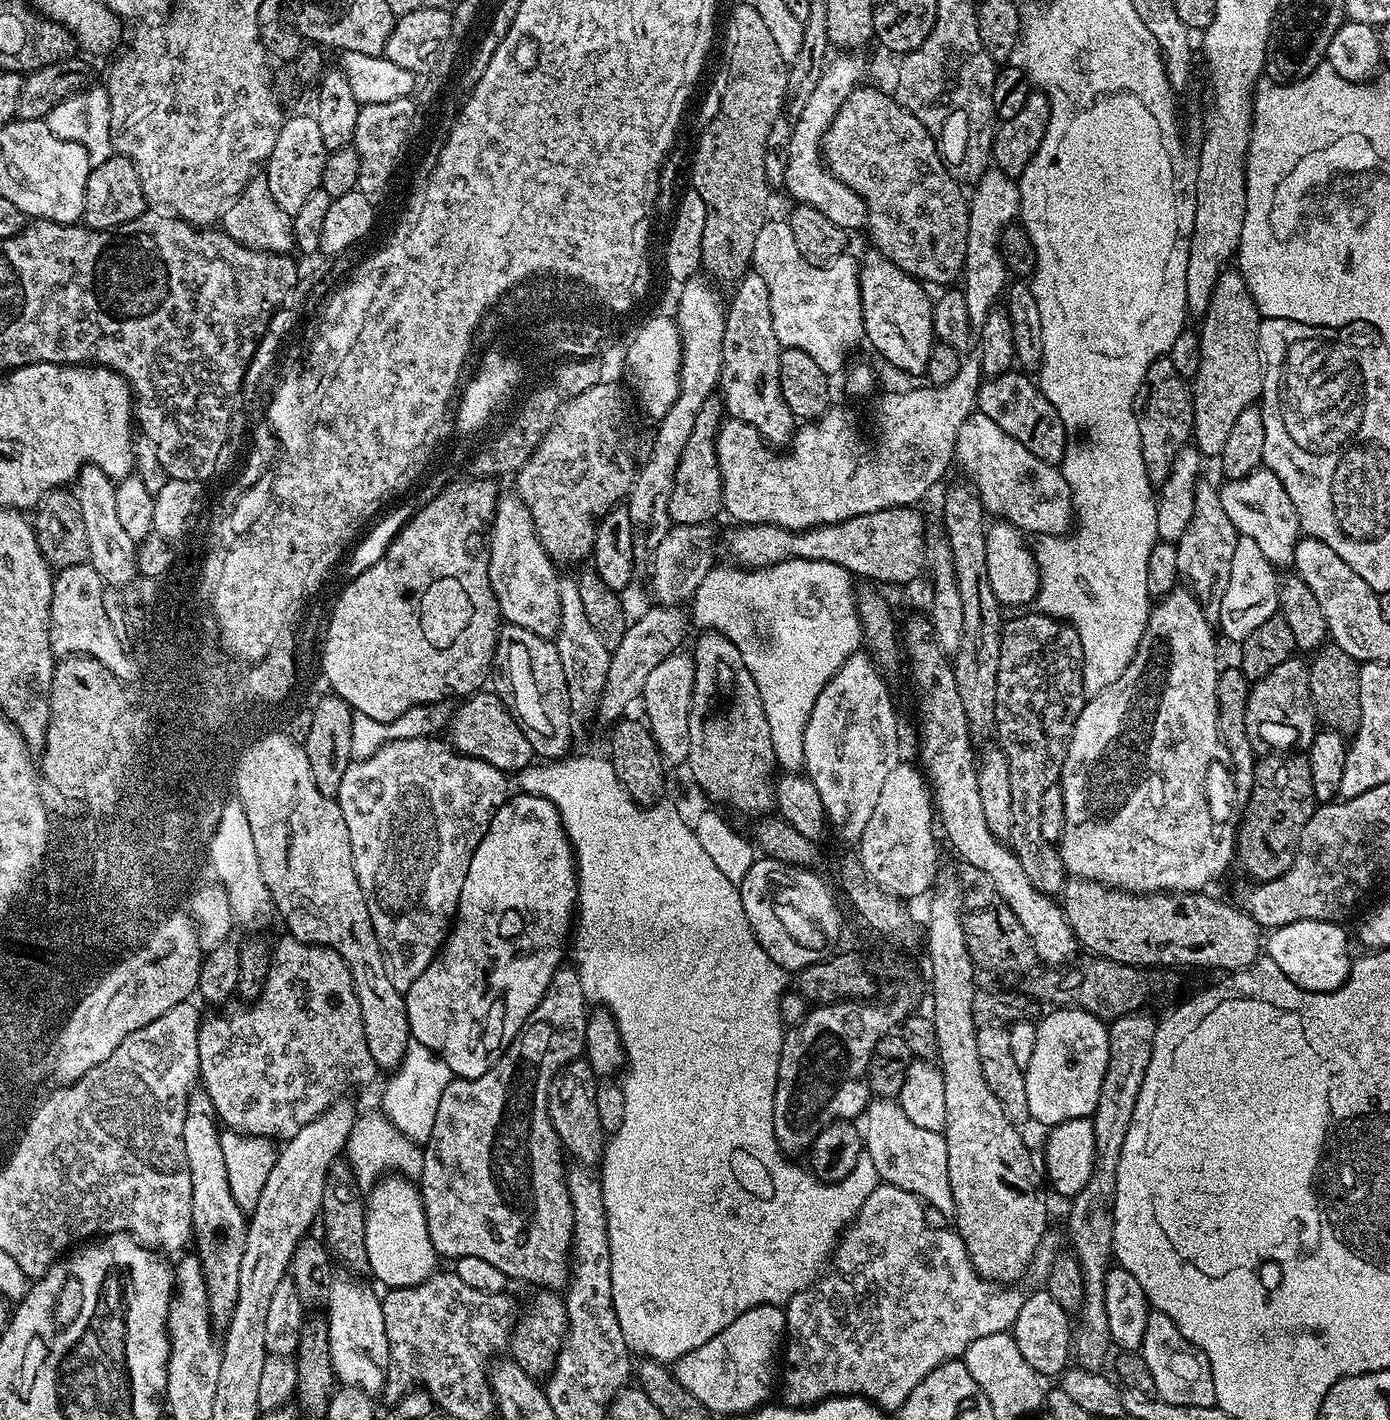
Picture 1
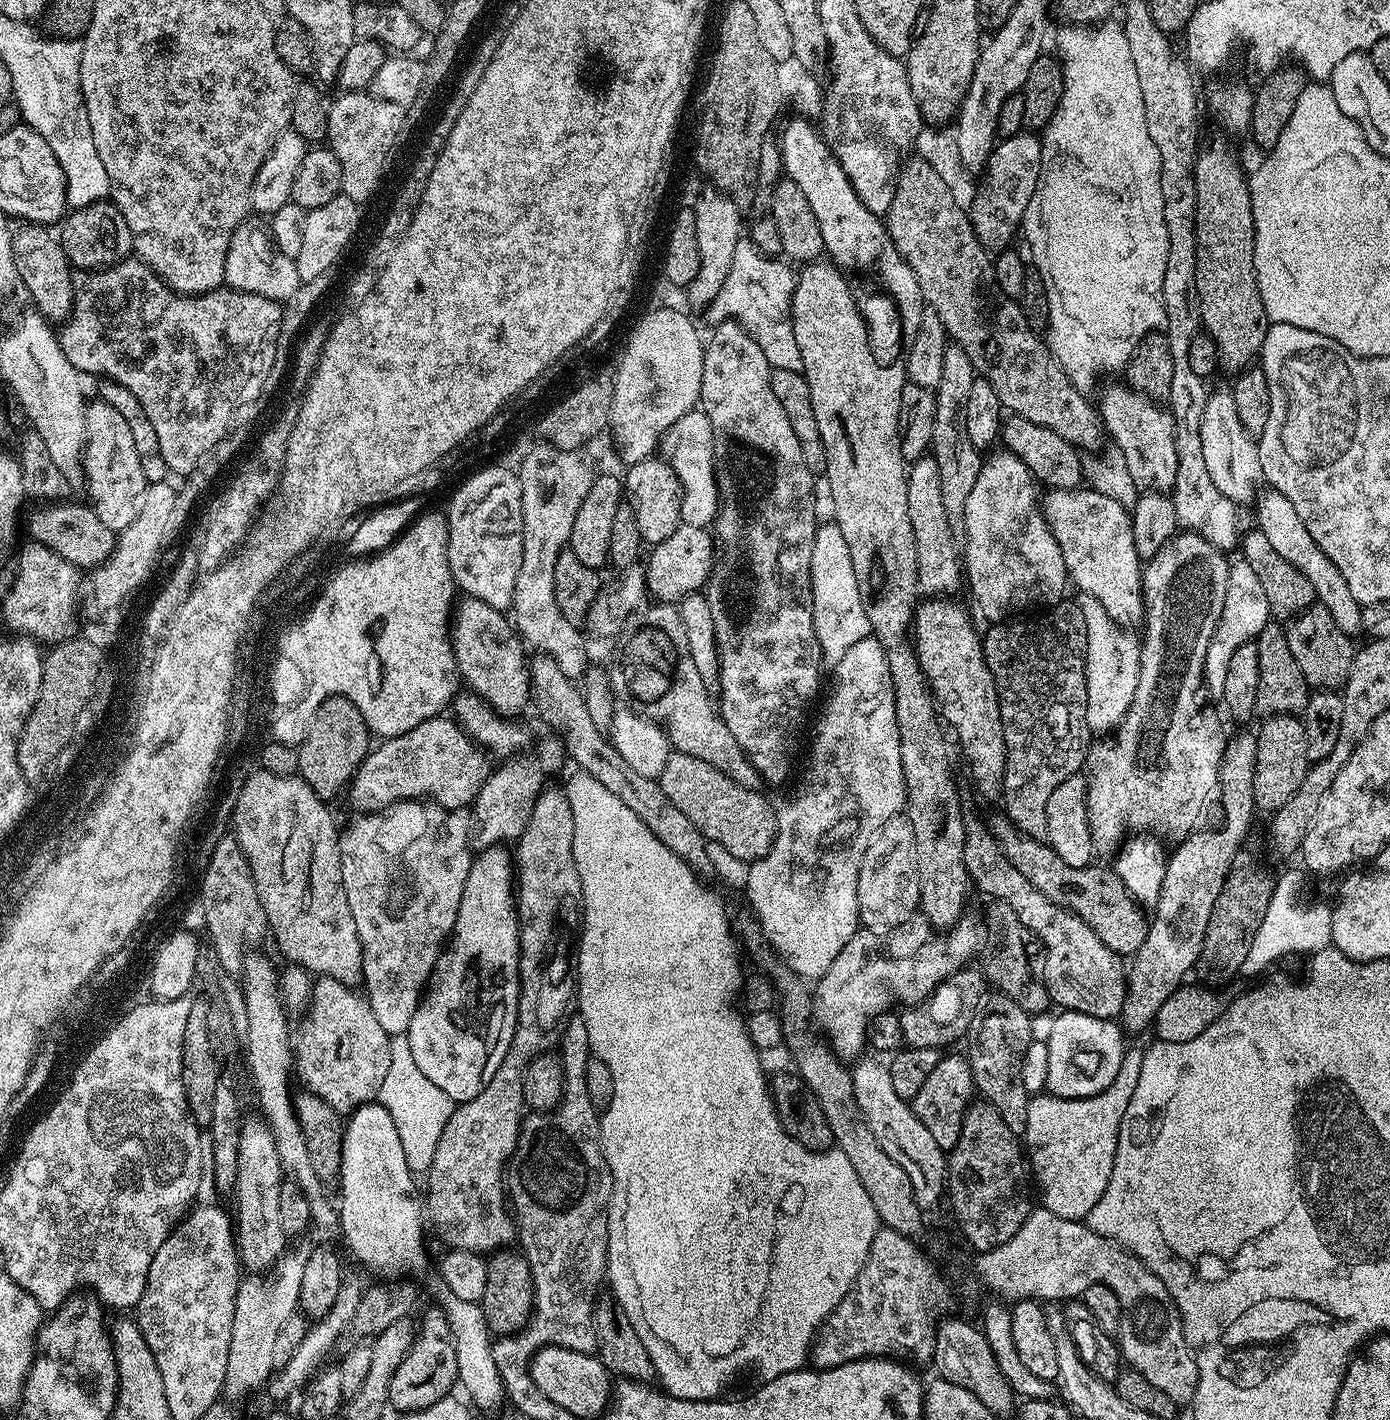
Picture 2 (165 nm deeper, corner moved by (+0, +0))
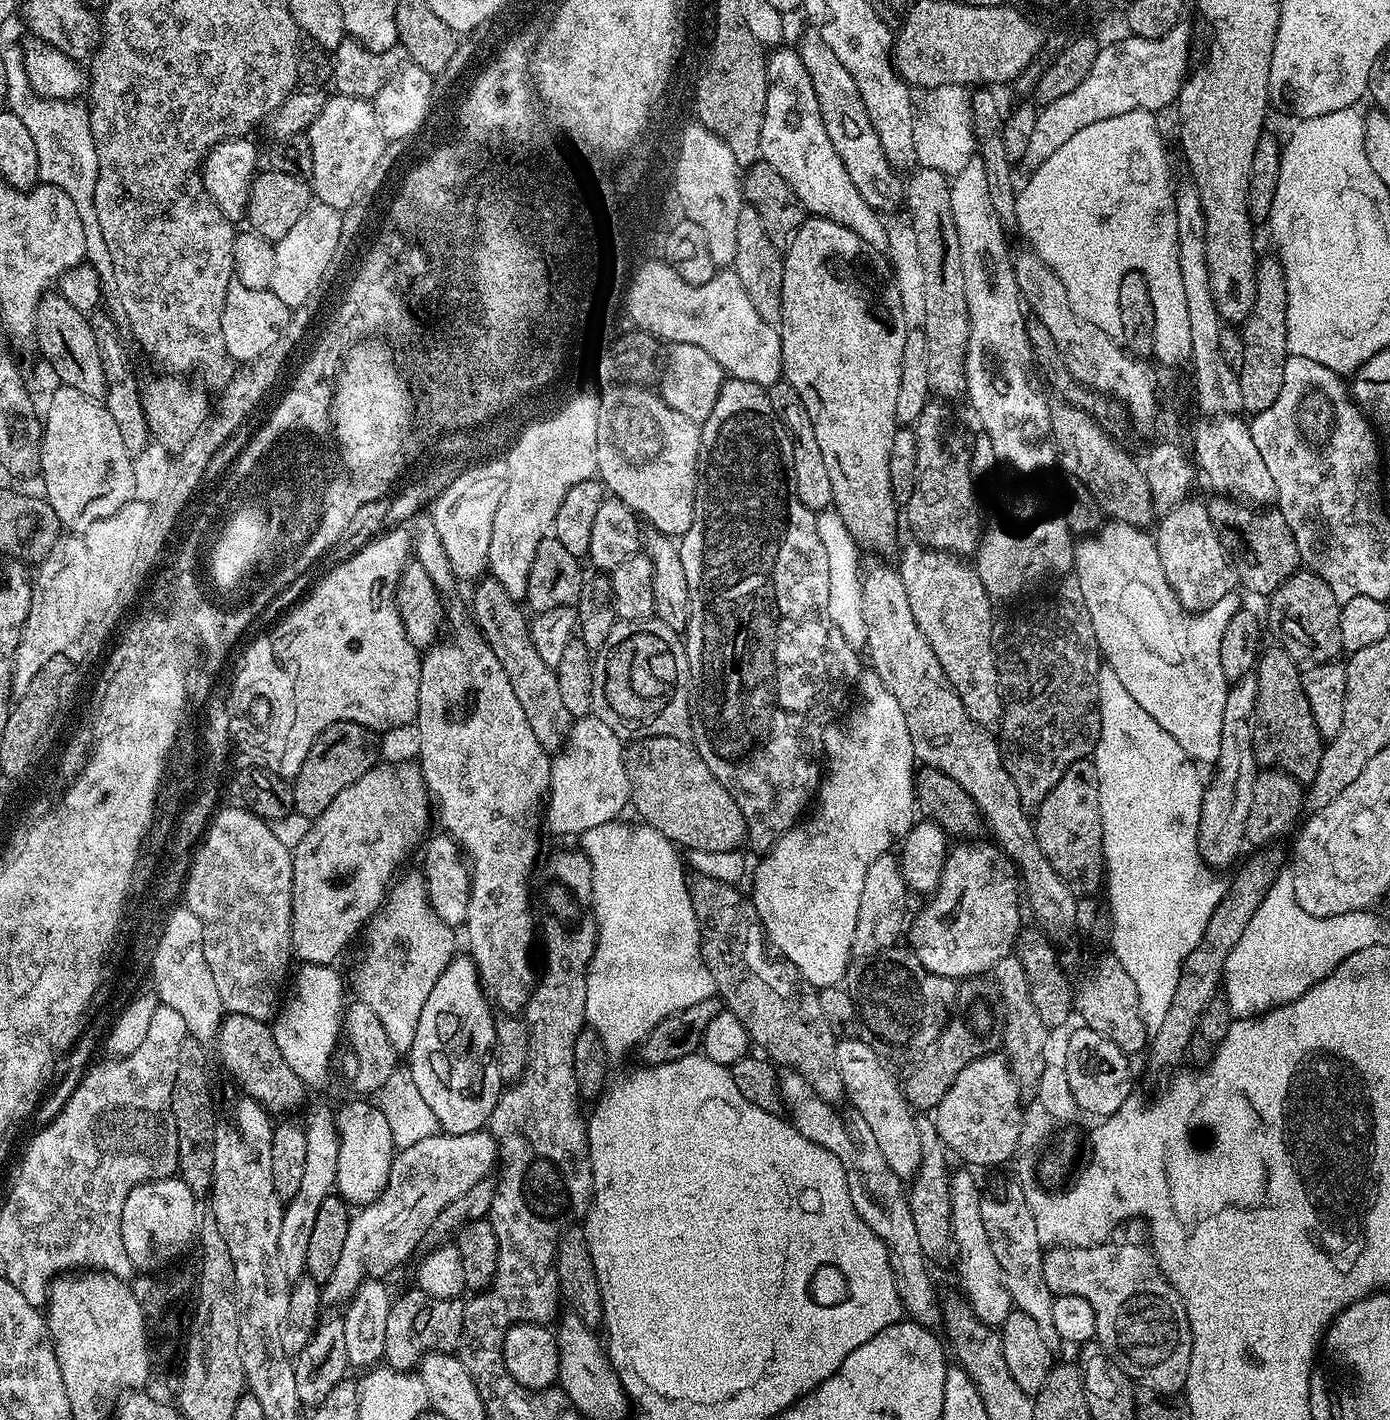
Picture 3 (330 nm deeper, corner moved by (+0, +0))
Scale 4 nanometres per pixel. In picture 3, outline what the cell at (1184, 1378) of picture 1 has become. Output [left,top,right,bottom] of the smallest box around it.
[1046,1243,1192,1394]

